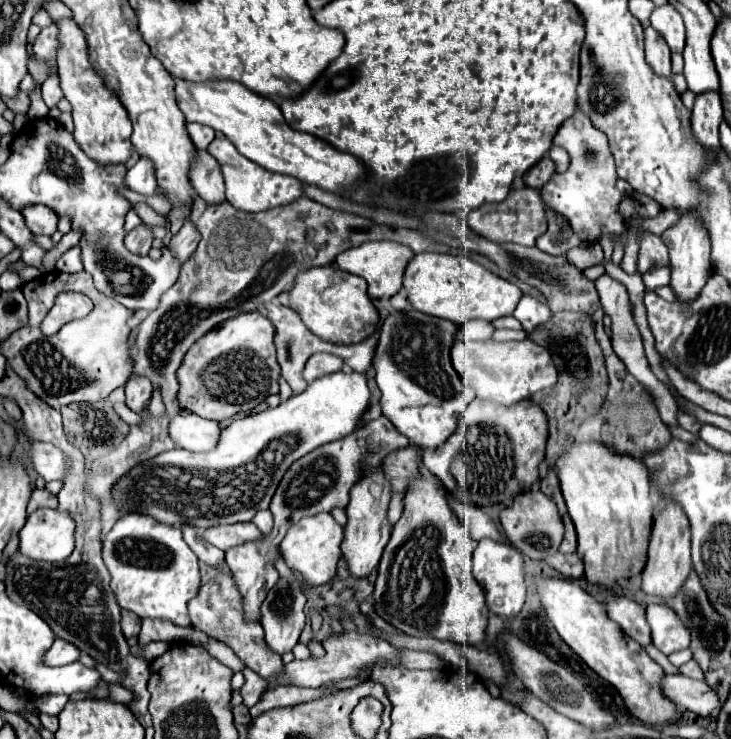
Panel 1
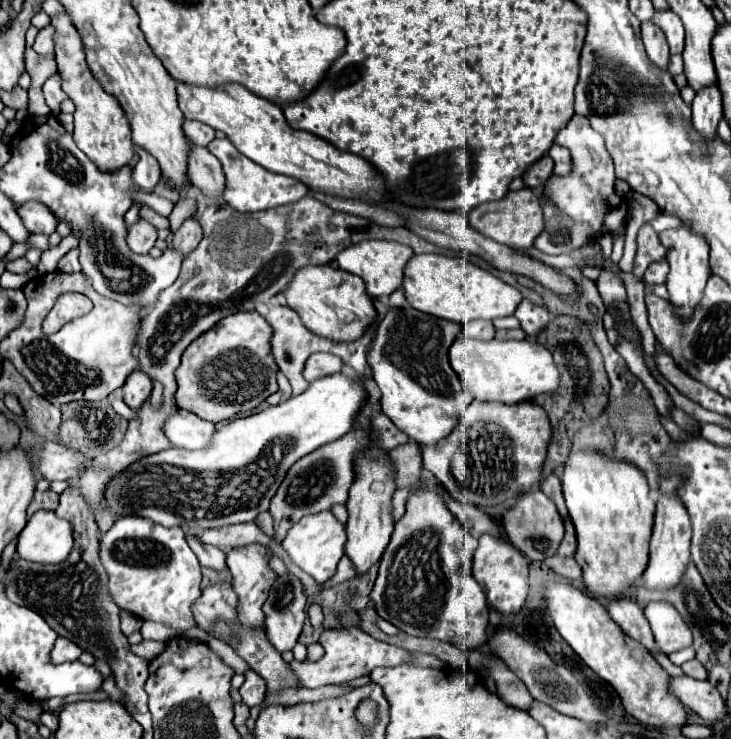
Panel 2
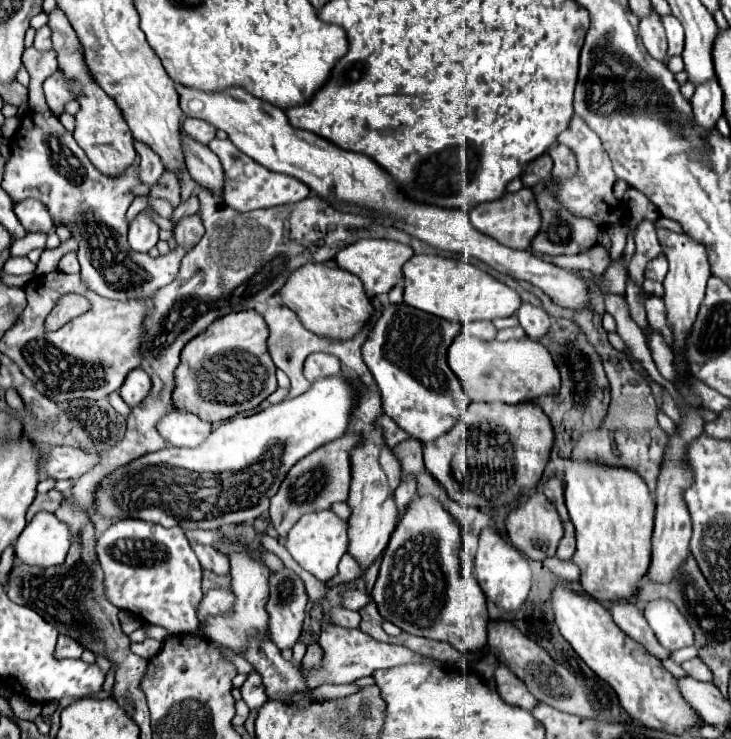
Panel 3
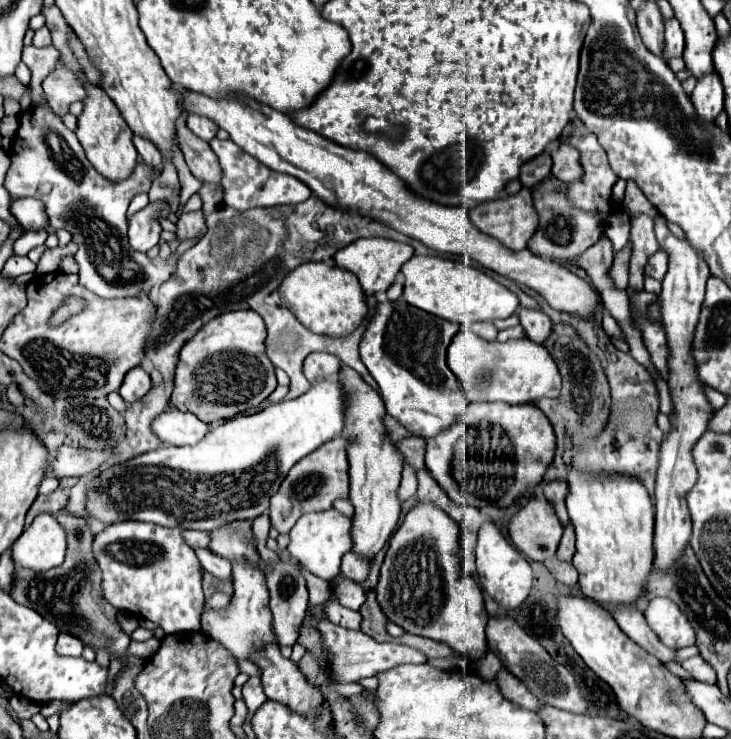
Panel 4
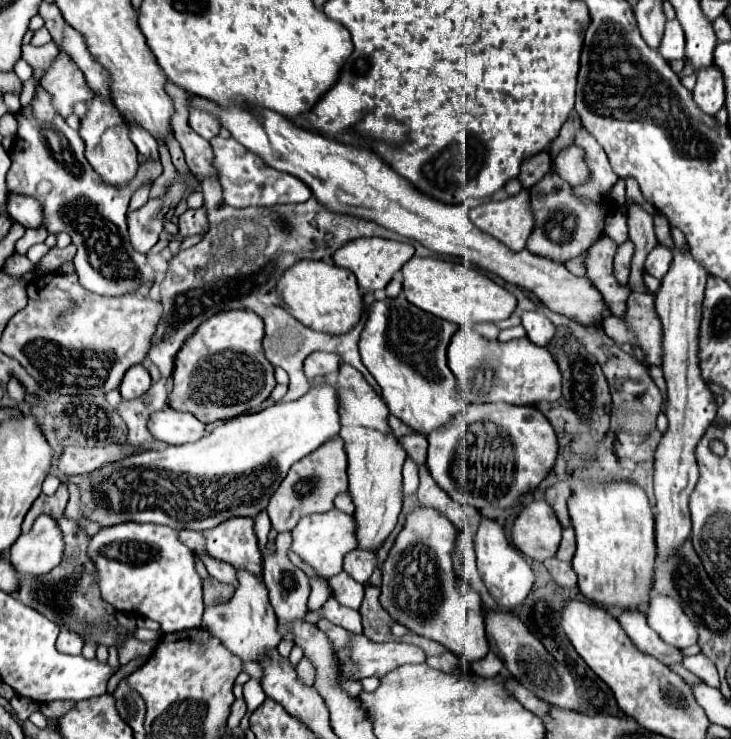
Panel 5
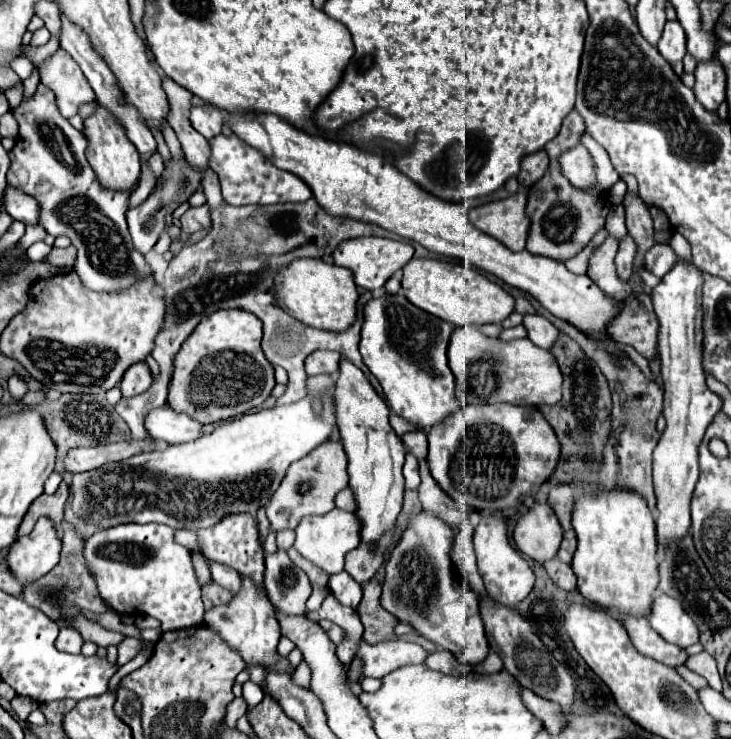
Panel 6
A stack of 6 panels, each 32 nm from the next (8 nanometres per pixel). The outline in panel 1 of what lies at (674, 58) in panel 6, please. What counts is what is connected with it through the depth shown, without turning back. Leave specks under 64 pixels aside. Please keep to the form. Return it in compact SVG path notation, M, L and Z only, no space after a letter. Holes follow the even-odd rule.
M670 4L654 8L654 12L650 16L650 24L666 38L672 52L684 50L684 44L686 44L684 22L680 20L680 14L676 10L672 10Z

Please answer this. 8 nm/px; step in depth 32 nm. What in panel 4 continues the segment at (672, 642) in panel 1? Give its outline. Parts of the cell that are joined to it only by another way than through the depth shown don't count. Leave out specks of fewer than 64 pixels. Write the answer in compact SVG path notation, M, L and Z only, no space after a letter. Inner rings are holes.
M652 598L644 612L650 628L670 648L684 648L696 642L696 630L680 612L678 604L668 598Z

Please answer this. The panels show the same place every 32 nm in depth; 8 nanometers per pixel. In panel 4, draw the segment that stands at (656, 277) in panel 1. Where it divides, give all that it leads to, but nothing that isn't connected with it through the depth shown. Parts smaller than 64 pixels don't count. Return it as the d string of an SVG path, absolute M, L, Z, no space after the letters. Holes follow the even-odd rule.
M658 250L648 258L646 264L646 276L652 276L656 280L662 280L664 274L668 272L668 252L666 250Z

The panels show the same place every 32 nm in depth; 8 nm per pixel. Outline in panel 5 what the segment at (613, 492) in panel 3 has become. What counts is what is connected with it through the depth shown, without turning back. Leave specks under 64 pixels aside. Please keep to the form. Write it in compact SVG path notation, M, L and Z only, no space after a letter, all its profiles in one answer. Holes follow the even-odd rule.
M628 482L594 486L578 484L568 508L578 544L572 568L578 574L580 592L594 604L640 612L640 608L650 602L658 558L654 514L644 490Z

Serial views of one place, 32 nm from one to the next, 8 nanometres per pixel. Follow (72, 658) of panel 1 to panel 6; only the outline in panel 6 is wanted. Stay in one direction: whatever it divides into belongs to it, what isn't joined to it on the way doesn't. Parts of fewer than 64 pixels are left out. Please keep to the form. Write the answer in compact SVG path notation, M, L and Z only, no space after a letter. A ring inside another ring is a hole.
M62 626L60 634L56 638L56 648L62 652L70 652L70 654L78 654L80 646L82 646L82 636L78 630L70 628L70 626Z

